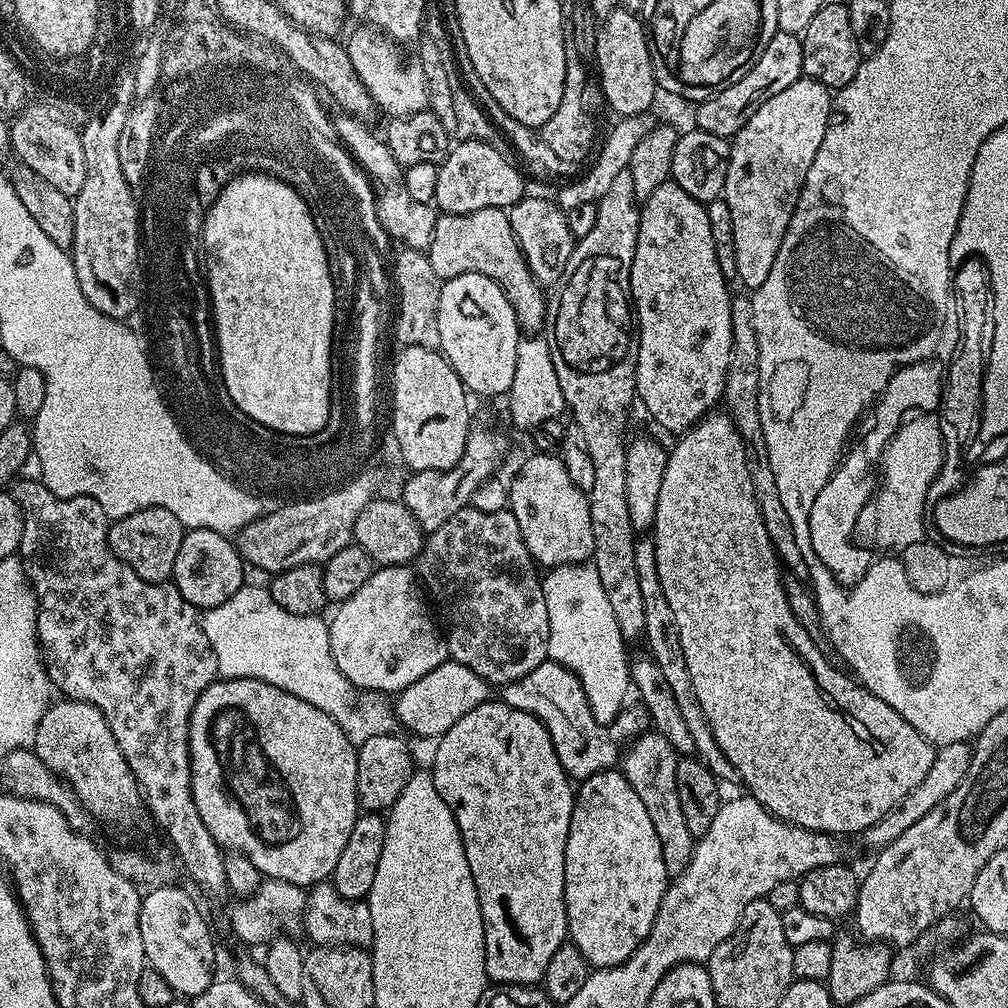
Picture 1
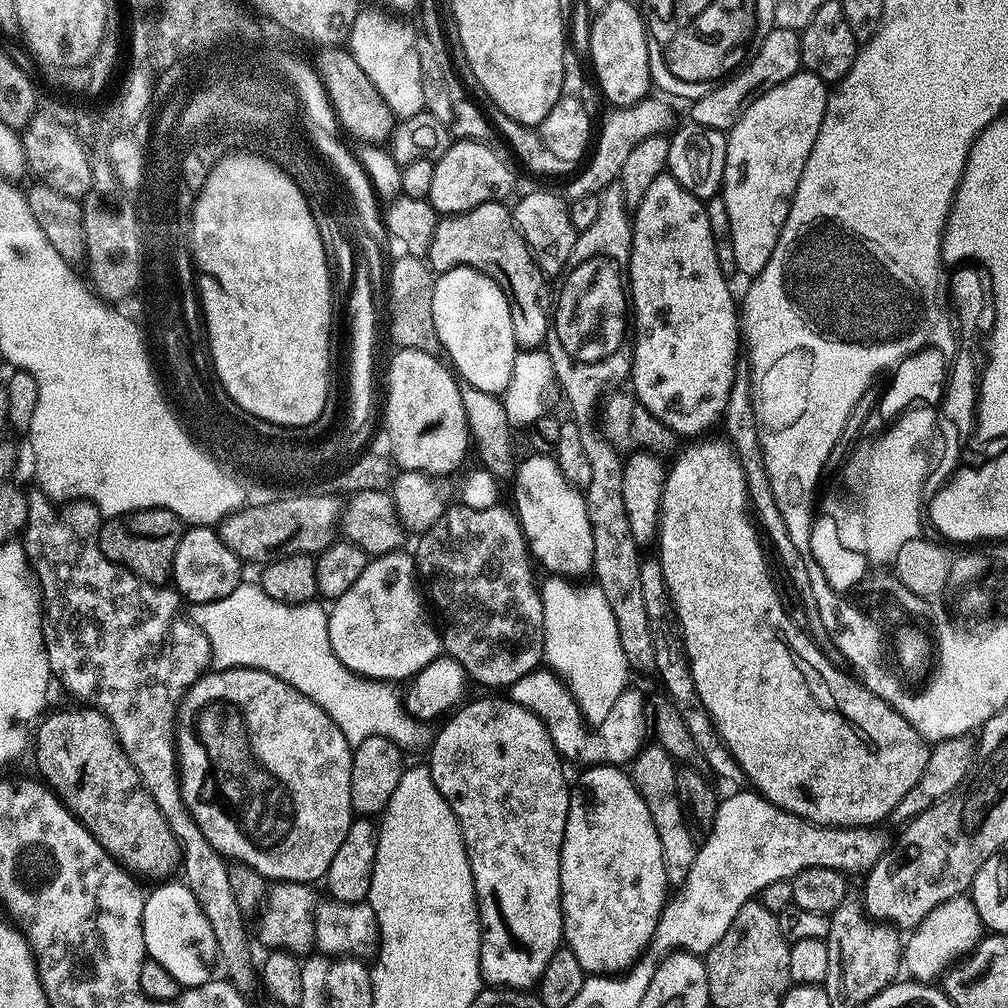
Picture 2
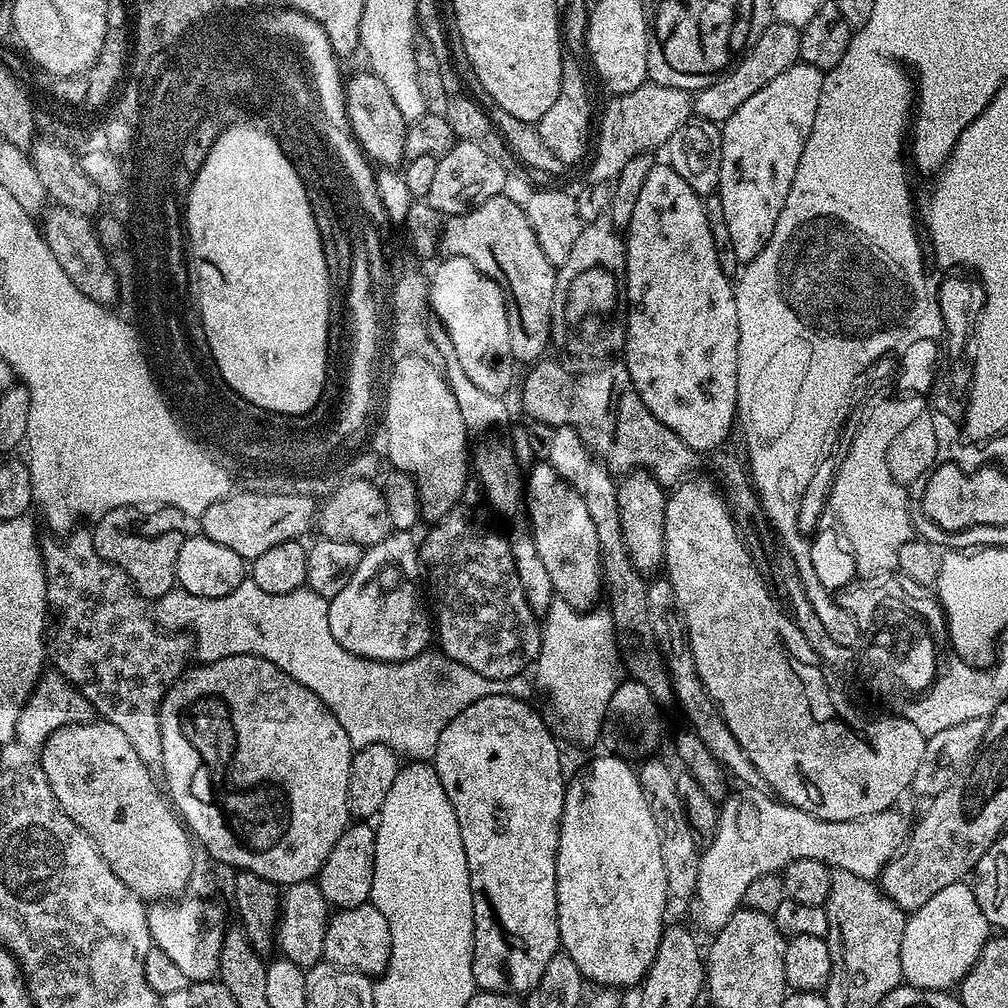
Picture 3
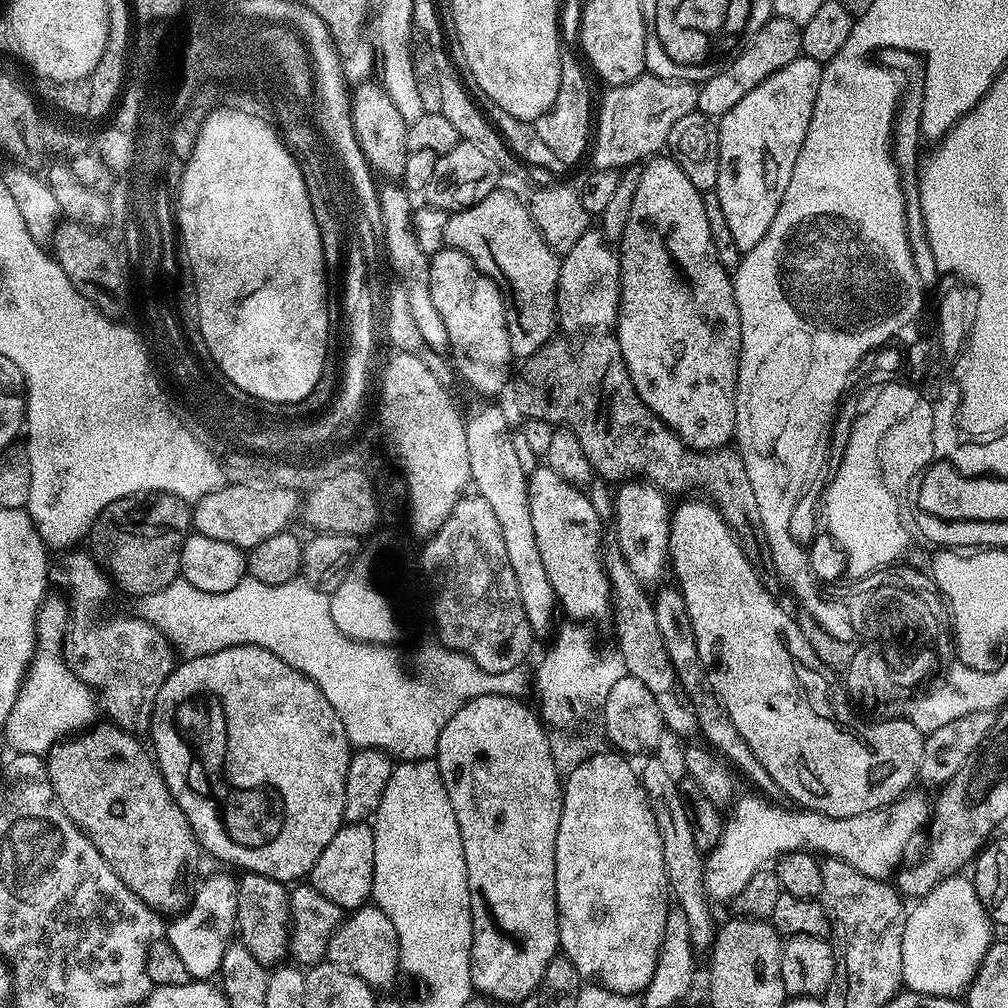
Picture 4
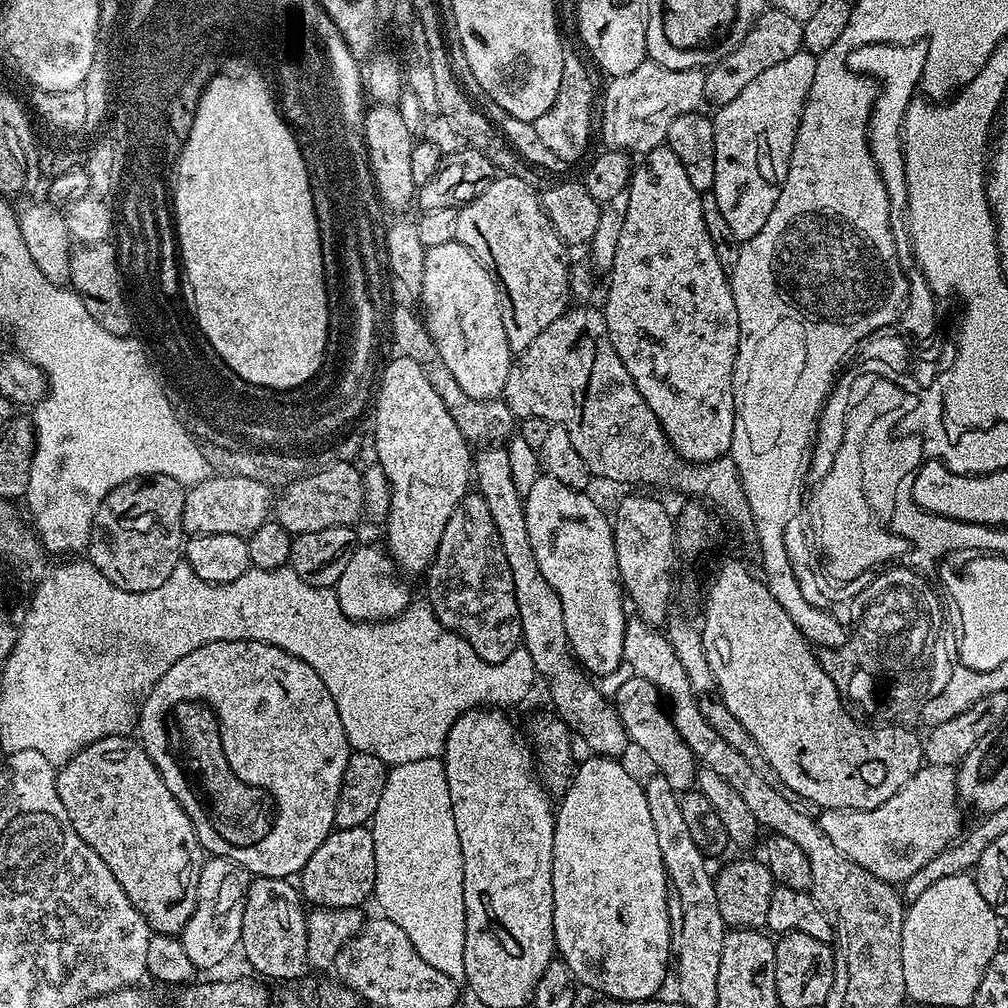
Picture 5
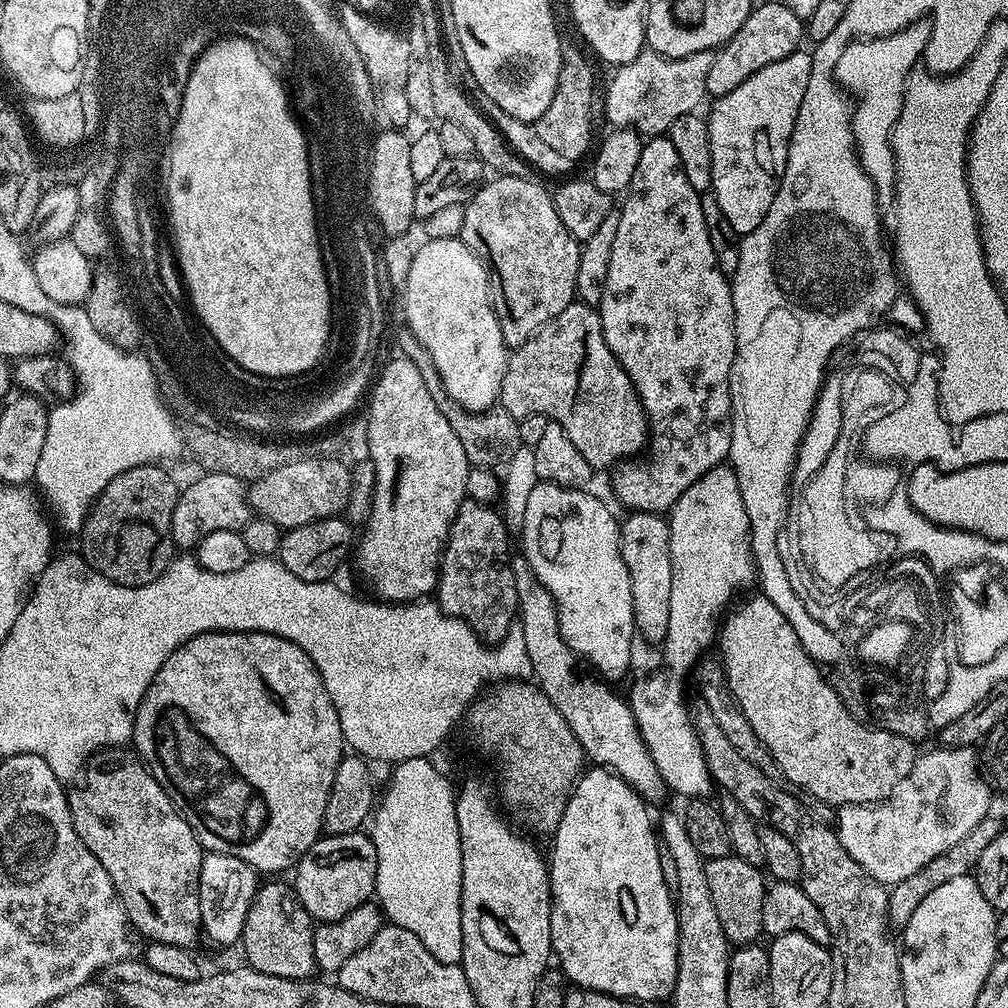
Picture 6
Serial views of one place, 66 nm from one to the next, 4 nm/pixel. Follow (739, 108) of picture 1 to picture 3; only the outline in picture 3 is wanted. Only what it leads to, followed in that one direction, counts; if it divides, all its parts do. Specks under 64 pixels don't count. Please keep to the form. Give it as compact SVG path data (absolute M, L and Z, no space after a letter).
M773 22L762 30L758 42L748 49L723 76L713 82L710 86L700 89L692 97L692 111L701 120L709 120L715 124L723 125L725 120L746 102L746 98L758 94L766 82L778 78L782 70L790 70L800 60L800 28L794 25L781 24Z

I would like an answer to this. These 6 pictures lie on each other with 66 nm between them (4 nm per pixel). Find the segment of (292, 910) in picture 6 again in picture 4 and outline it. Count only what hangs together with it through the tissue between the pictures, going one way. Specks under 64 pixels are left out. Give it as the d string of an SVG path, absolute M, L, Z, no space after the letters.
M247 872L239 877L236 915L238 940L246 950L250 950L250 954L254 954L254 958L258 958L260 964L265 966L280 966L289 959L292 938L289 895L289 889L281 881L269 876Z

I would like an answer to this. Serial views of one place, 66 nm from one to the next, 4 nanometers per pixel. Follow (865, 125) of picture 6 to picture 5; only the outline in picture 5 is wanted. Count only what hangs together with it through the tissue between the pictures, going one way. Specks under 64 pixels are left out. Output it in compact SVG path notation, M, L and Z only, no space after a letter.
M925 40L911 42L891 42L863 44L852 50L847 59L847 66L852 72L865 75L880 83L875 106L869 120L869 148L875 160L876 168L884 172L888 168L888 180L883 183L892 188L892 192L900 192L900 172L905 170L904 147L902 145L902 128L905 113L914 99L920 83L923 81L926 58L929 46Z

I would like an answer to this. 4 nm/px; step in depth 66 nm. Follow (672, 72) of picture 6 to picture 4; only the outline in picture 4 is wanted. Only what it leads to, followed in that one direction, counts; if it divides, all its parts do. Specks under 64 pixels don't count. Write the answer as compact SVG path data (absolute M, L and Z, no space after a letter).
M651 74L609 87L607 91L604 101L601 104L599 101L598 115L594 120L594 151L591 156L596 168L617 170L639 165L657 155L667 145L674 122L696 111L700 93L693 81L667 80Z

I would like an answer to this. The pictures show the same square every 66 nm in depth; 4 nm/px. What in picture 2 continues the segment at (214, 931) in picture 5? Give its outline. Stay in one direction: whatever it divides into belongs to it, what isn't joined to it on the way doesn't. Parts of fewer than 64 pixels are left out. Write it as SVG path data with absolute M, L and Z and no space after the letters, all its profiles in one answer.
M160 882L144 898L144 951L149 959L162 962L184 988L205 984L210 978L208 963L217 959L214 930L194 894L183 882Z

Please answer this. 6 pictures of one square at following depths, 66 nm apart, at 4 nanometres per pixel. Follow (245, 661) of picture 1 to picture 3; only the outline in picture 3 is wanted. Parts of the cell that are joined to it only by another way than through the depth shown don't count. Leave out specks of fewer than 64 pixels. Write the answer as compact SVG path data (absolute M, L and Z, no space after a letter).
M245 582L222 598L202 598L176 586L155 601L154 619L161 629L183 630L190 634L194 641L195 659L205 664L238 654L261 656L274 662L274 666L290 674L290 678L302 682L302 686L318 694L318 698L332 711L334 718L342 722L342 730L346 730L346 738L350 738L353 749L381 744L395 752L397 757L407 758L412 762L431 761L436 755L442 730L446 730L450 721L462 714L466 706L478 702L478 698L531 697L532 688L528 685L527 675L512 676L508 680L491 680L449 660L436 650L425 650L413 660L400 660L397 664L355 656L353 652L347 652L330 632L328 600L307 586L294 589L290 593L270 594L260 590L254 583Z

